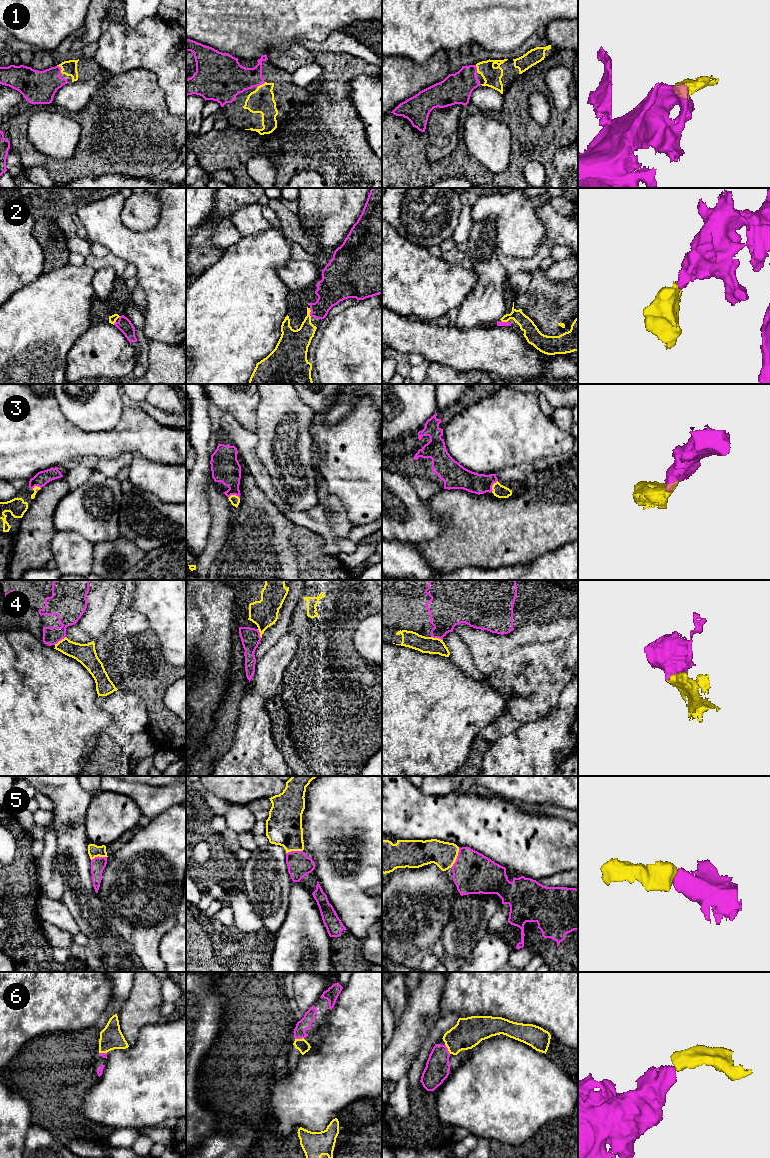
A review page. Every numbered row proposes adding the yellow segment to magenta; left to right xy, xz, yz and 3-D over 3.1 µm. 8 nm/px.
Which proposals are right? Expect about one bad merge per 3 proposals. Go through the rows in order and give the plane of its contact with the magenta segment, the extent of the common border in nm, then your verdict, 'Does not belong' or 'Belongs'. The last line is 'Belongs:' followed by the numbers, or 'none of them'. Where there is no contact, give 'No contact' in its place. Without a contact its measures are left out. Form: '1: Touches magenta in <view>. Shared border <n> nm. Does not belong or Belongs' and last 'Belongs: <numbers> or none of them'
1: Touches magenta in xy. Shared border 80 nm. Belongs
2: Touches magenta in xz. Shared border 70 nm. Belongs
3: Touches magenta in yz. Shared border 110 nm. Belongs
4: Touches magenta in yz. Shared border 100 nm. Does not belong
5: Touches magenta in yz. Shared border 170 nm. Belongs
6: Touches magenta in yz. Shared border 90 nm. Belongs
Belongs: 1, 2, 3, 5, 6

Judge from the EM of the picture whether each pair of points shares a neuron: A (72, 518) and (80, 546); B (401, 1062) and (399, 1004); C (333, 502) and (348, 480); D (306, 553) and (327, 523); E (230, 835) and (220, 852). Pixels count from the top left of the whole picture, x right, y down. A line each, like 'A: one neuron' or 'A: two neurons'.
A: two neurons
B: two neurons
C: two neurons
D: two neurons
E: two neurons

